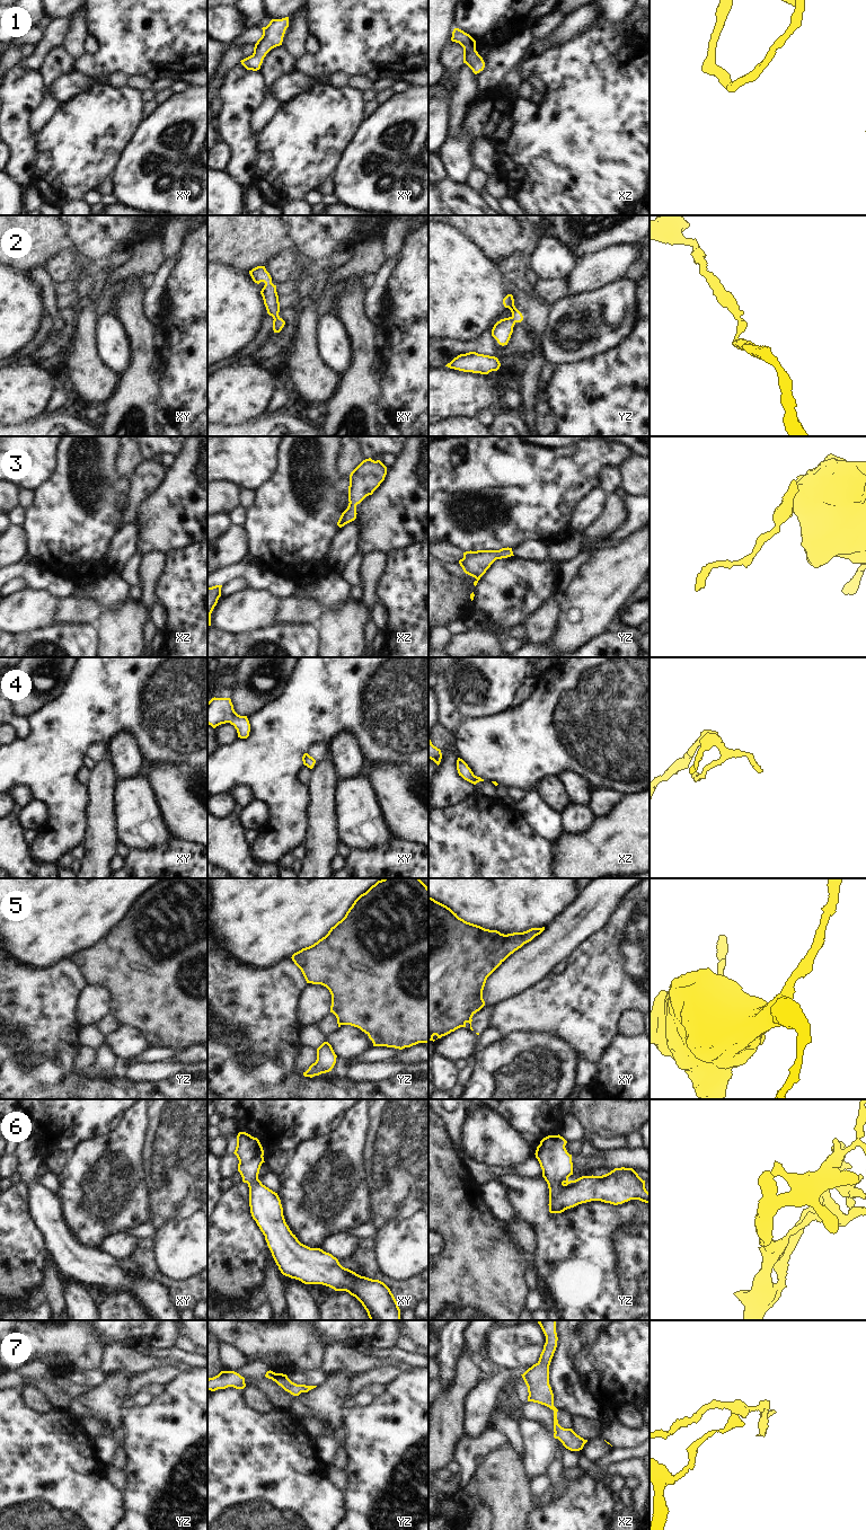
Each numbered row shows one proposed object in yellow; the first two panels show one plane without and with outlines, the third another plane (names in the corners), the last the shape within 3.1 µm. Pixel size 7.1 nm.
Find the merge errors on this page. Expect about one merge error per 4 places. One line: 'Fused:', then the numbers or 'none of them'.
Fused: 5

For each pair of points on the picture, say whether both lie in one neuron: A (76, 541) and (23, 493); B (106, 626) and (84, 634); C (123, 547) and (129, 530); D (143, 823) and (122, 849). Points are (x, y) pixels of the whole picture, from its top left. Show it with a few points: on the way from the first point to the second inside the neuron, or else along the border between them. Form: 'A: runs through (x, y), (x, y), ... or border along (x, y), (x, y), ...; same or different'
A: border along (33, 491), (33, 500), (25, 509); different
B: border along (94, 622), (97, 628), (98, 645); different
C: runs through (123, 542), (127, 534); same
D: border along (118, 839), (129, 847); different

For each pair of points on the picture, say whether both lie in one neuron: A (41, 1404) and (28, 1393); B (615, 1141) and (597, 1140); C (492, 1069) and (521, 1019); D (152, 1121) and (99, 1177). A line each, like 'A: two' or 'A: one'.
A: one
B: one
C: two
D: two

